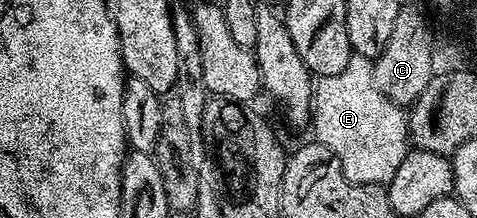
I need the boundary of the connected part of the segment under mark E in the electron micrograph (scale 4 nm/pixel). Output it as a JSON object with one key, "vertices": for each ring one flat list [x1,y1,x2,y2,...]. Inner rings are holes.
{"vertices":[[358,53,350,56,347,66,340,74,326,75,317,79,310,124,312,129,314,128,315,141,332,150,341,164,342,173,353,184,389,185,410,150,407,111,394,100,388,99,375,86,373,61]]}

